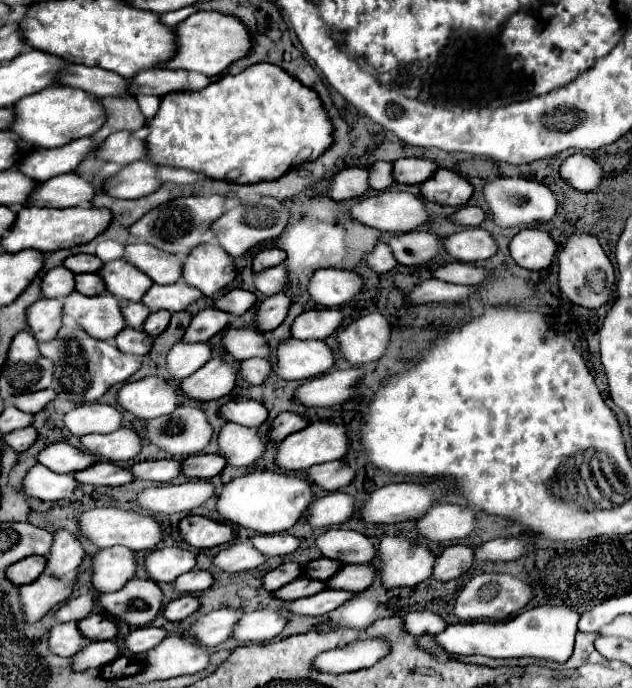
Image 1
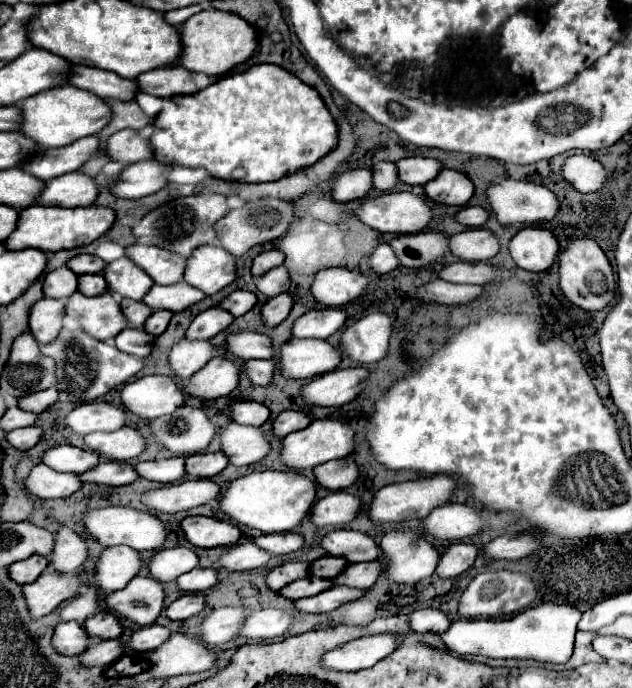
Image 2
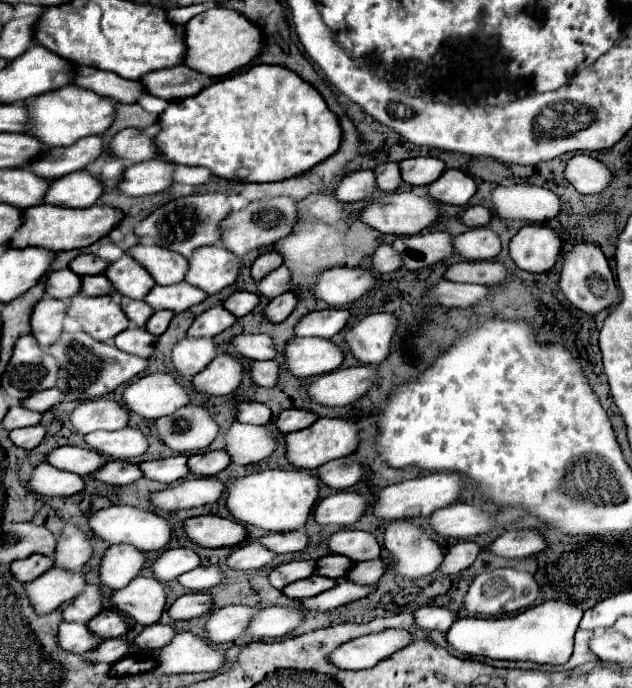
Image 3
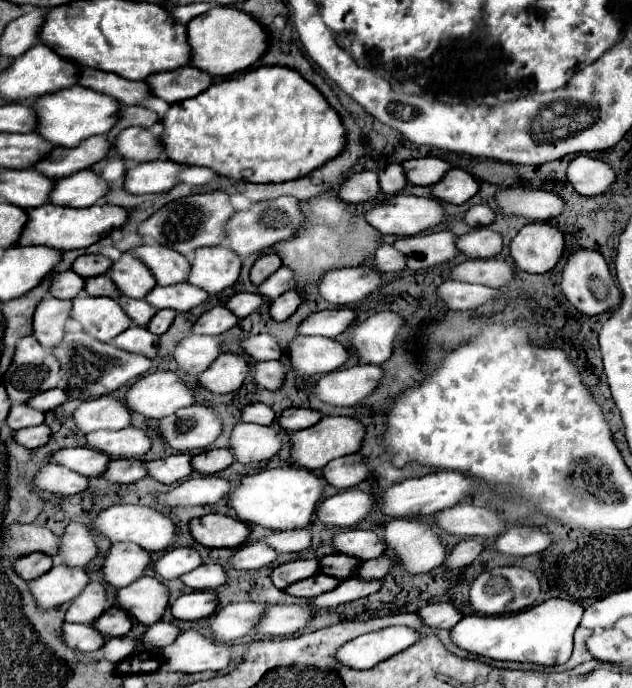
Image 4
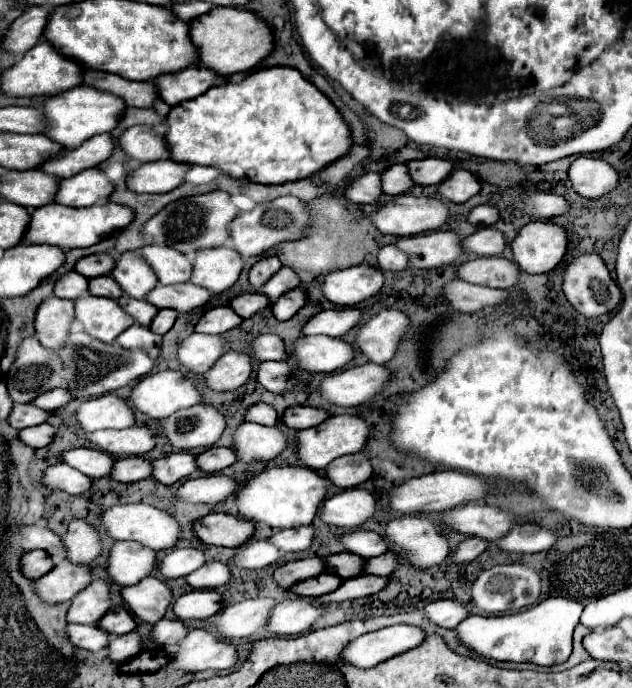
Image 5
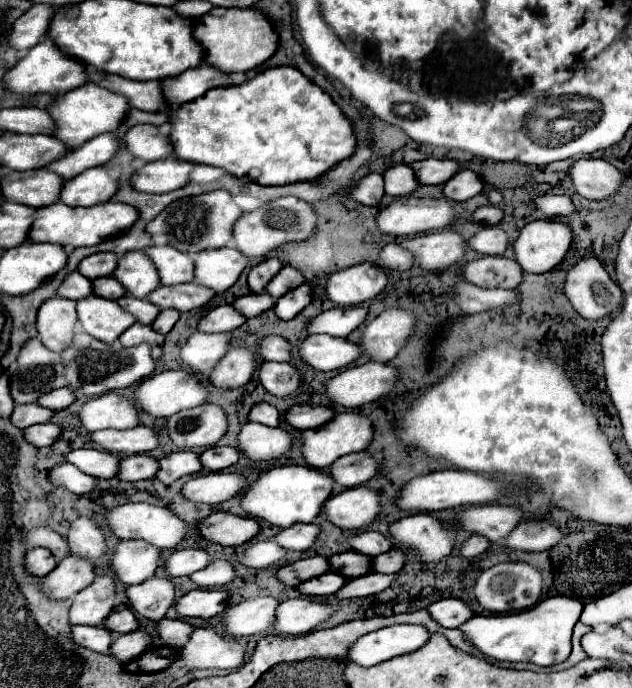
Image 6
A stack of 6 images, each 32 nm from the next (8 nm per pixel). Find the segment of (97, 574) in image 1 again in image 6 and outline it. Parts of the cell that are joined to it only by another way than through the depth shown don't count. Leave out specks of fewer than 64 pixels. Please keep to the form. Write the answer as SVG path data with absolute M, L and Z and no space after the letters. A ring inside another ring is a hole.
M122 540L112 554L110 570L118 582L140 584L154 576L160 566L160 550L142 540Z

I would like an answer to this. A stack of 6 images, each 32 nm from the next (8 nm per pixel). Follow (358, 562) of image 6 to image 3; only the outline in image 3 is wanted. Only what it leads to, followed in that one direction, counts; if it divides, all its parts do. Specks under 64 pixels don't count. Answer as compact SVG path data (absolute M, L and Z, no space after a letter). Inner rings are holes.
M328 554L328 556L320 558L320 560L316 560L316 574L324 576L324 578L340 580L340 578L344 578L344 574L348 572L350 566L352 566L352 560L348 560L344 556Z

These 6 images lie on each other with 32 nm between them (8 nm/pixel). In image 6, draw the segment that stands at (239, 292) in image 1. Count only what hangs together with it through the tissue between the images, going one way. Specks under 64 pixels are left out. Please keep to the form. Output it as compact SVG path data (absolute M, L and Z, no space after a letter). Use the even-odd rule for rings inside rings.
M266 292L264 294L246 294L246 296L240 296L232 302L232 306L236 310L240 310L240 314L246 318L258 316L258 314L270 310L274 304L276 304L276 300L272 296L268 296Z

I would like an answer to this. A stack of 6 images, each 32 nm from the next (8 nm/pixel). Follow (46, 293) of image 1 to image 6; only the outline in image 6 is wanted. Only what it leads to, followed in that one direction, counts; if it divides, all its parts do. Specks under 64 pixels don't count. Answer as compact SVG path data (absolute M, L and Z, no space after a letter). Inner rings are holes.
M72 272L68 274L58 292L56 292L60 298L68 298L68 300L80 300L80 298L86 298L92 294L92 282L88 278L84 278L80 272Z

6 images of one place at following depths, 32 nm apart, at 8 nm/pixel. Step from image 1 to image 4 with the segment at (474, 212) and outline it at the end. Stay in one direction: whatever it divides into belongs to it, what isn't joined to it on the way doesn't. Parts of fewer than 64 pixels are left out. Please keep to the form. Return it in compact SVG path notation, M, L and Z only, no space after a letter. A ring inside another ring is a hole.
M472 206L466 214L464 214L464 222L472 228L476 226L490 226L494 222L494 210L488 206Z

